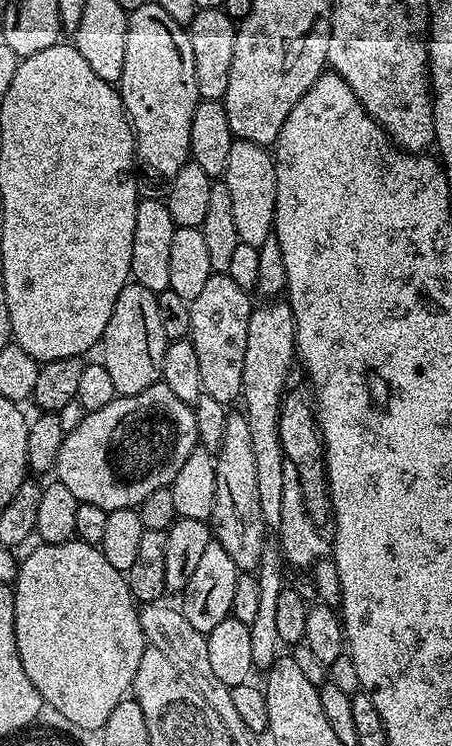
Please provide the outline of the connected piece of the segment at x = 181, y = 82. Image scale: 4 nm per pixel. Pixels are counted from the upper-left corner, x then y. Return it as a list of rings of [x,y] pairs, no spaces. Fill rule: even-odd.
[[[146,2],[138,6],[138,10],[128,13],[126,62],[122,62],[118,91],[132,124],[139,163],[141,160],[150,171],[163,178],[178,174],[190,160],[190,122],[194,122],[194,110],[200,100],[194,74],[194,46],[190,46],[188,28],[174,22],[174,18],[155,2]]]

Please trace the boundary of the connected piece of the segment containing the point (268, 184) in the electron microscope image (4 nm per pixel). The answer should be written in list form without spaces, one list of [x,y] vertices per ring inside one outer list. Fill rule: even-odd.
[[[233,139],[222,183],[226,190],[230,190],[234,227],[238,230],[241,244],[260,249],[266,241],[273,239],[276,223],[278,178],[273,153],[263,144]]]

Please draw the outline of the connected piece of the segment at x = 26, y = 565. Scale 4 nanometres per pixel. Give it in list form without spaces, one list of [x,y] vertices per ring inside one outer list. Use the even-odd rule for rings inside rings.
[[[73,538],[61,544],[37,543],[37,548],[29,554],[25,560],[21,559],[18,564],[18,571],[14,581],[14,622],[16,623],[16,645],[18,654],[22,658],[22,670],[26,670],[26,678],[34,682],[41,701],[49,704],[58,710],[63,717],[68,718],[73,729],[96,728],[103,729],[106,718],[110,718],[110,710],[118,706],[120,700],[129,695],[132,679],[138,670],[138,662],[142,662],[142,654],[146,647],[146,628],[140,625],[140,616],[136,613],[137,601],[132,599],[132,592],[128,589],[128,581],[125,573],[114,570],[110,562],[100,553],[99,547],[95,544],[86,544],[80,539]]]

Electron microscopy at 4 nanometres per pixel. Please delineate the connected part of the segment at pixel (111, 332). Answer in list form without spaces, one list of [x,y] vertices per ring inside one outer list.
[[[129,282],[118,294],[110,322],[106,322],[104,339],[98,345],[102,363],[110,373],[117,396],[142,394],[150,386],[161,383],[164,375],[164,359],[169,341],[166,330],[162,330],[162,321],[158,315],[157,293],[146,290],[146,286]]]

